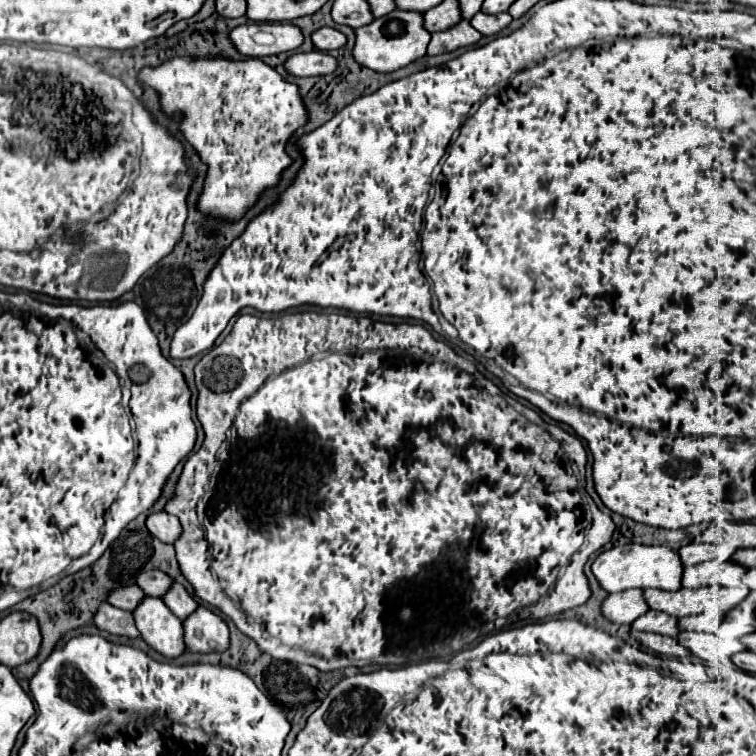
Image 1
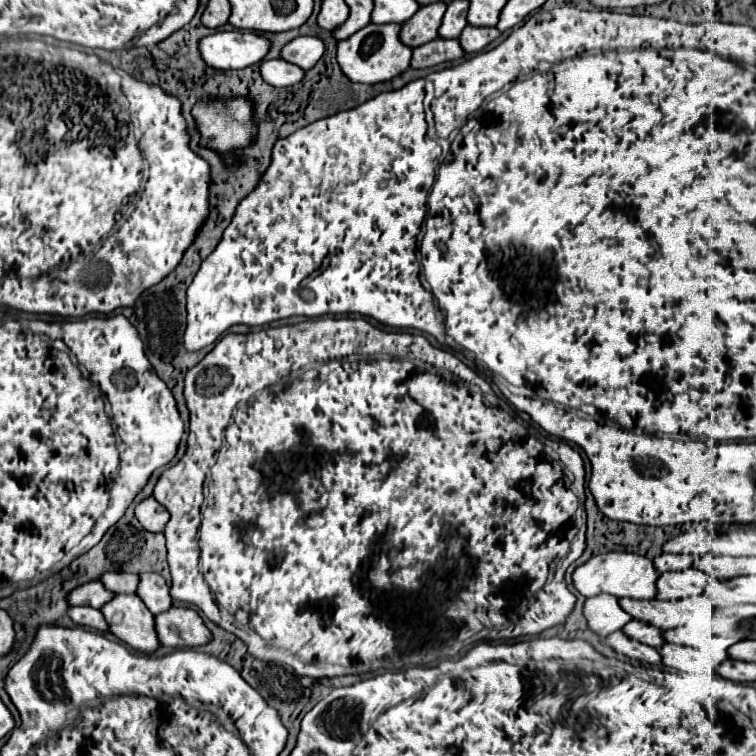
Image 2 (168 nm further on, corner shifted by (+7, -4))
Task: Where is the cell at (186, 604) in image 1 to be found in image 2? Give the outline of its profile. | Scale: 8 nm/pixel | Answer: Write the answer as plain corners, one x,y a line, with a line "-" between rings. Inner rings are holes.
142,573
140,575
138,597
146,603
146,607
154,615
160,615
162,611
168,611
172,607
170,589
168,589
164,577
158,573

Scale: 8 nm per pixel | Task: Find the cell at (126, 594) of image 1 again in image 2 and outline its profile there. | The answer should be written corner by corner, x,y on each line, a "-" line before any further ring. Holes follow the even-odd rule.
92,581
92,583
76,587
68,595
68,601
70,601
70,605
90,605
94,609
102,609
110,599
114,599
114,595
116,593
102,587
100,581

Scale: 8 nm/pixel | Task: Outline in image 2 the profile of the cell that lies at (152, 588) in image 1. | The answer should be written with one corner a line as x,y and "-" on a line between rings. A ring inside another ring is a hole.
106,573
106,575
102,575
104,587
114,593
136,593
138,579
140,577
132,575
132,573

